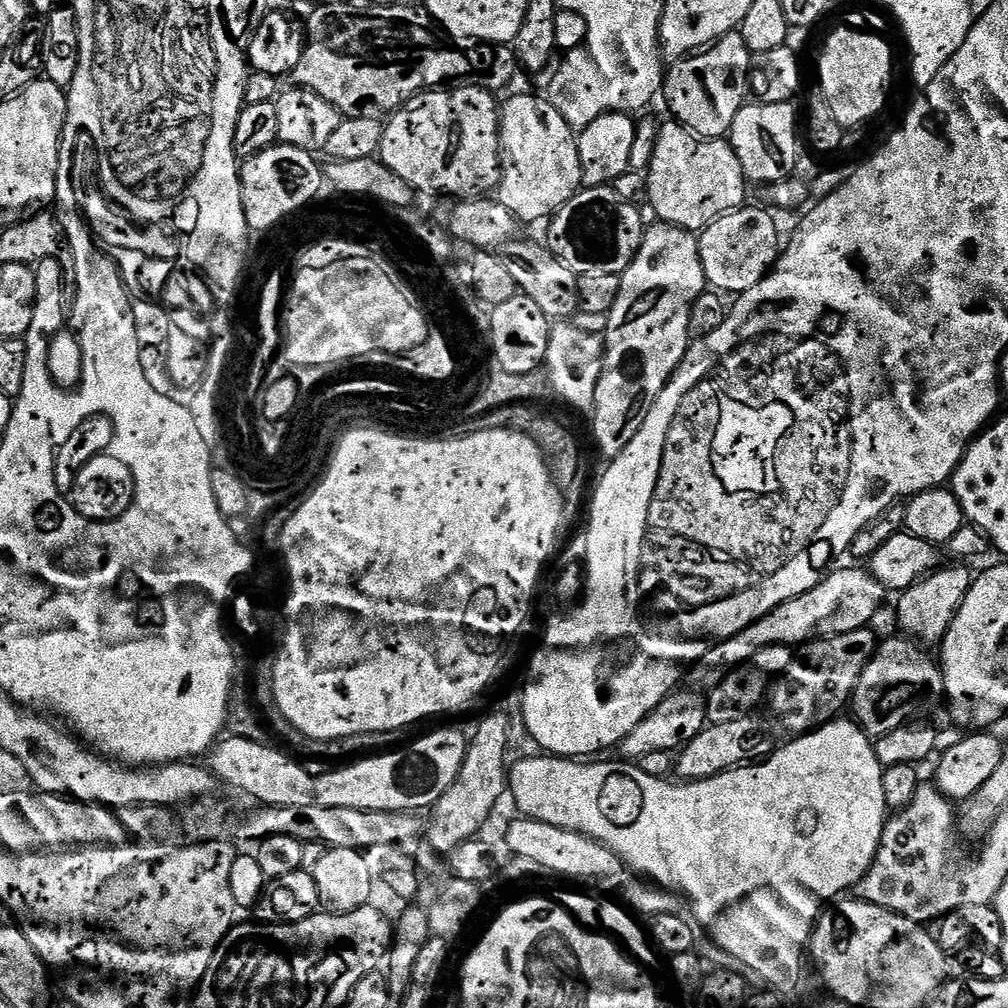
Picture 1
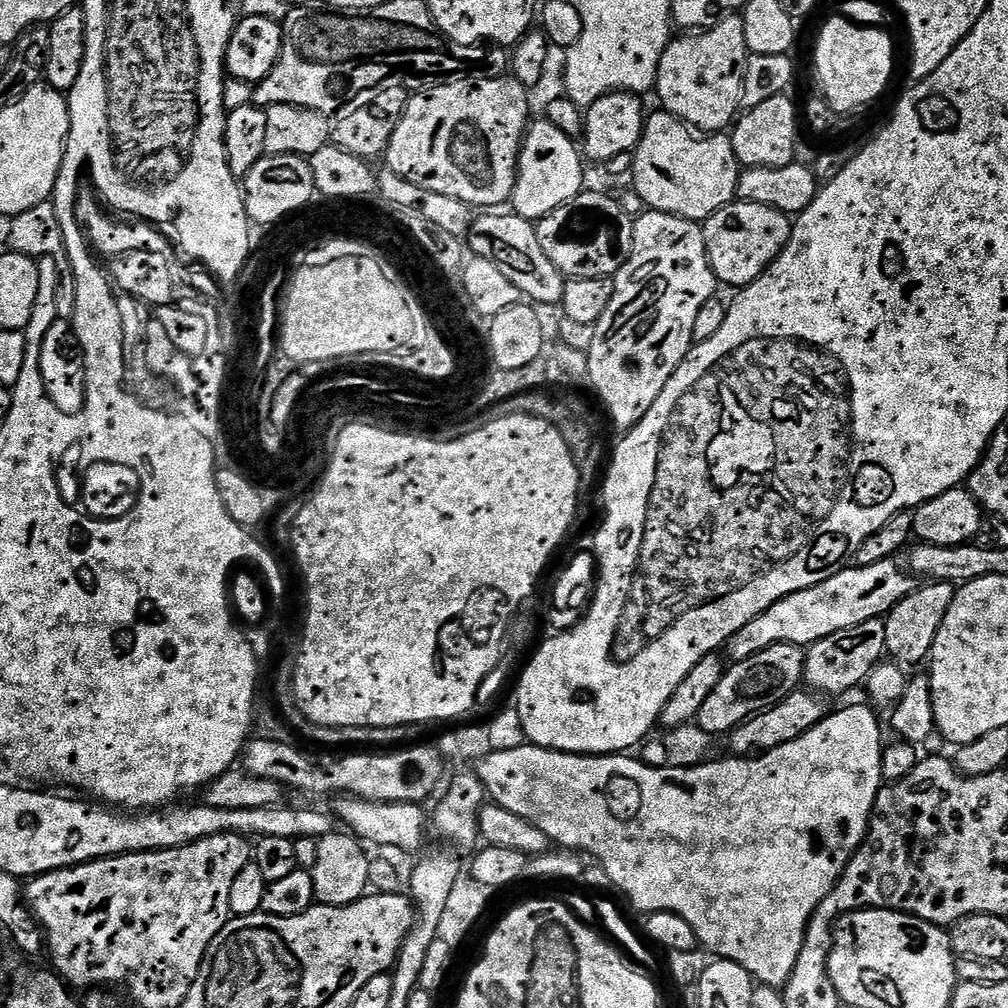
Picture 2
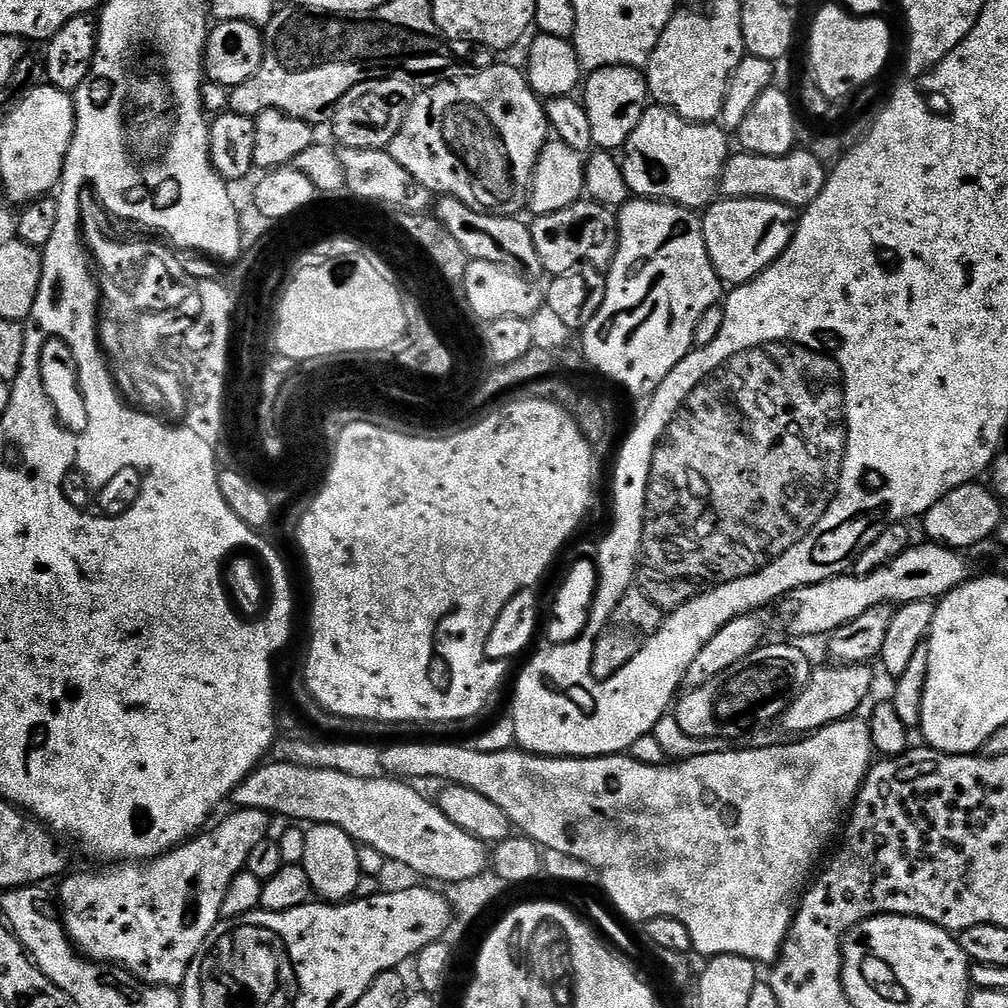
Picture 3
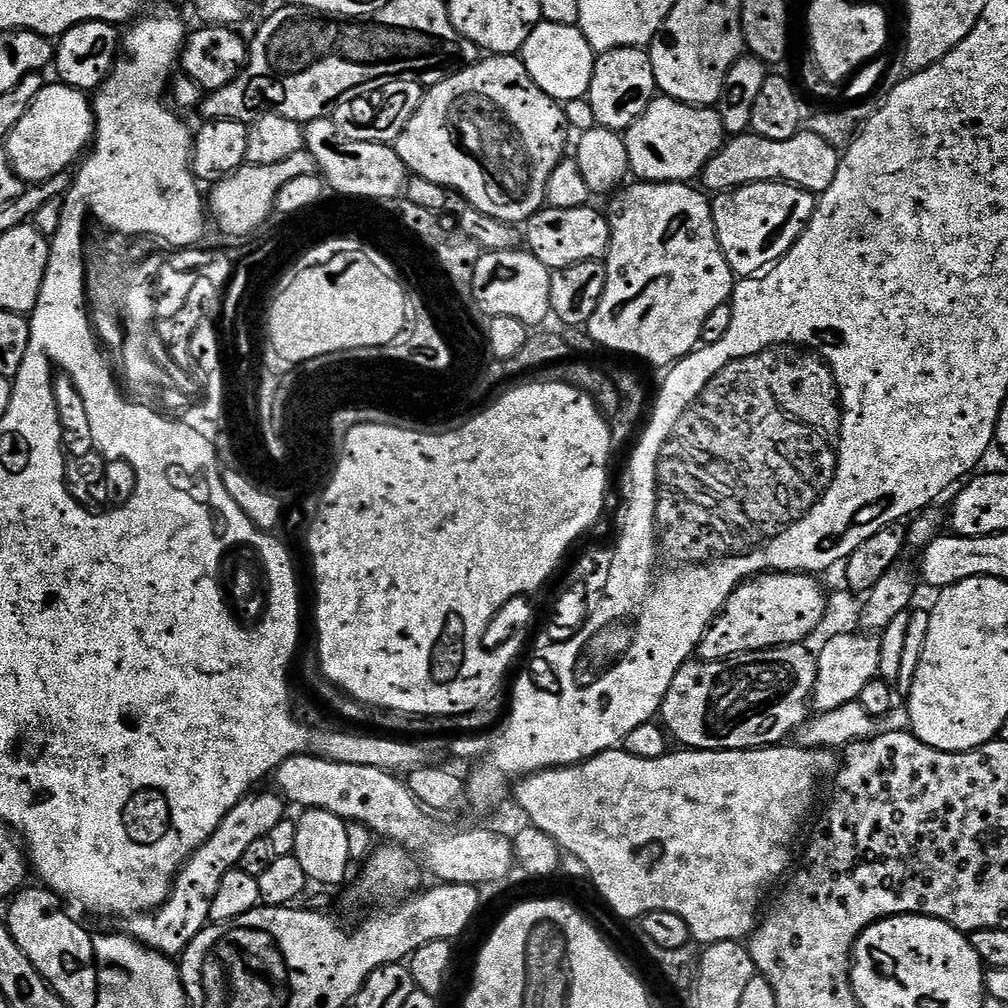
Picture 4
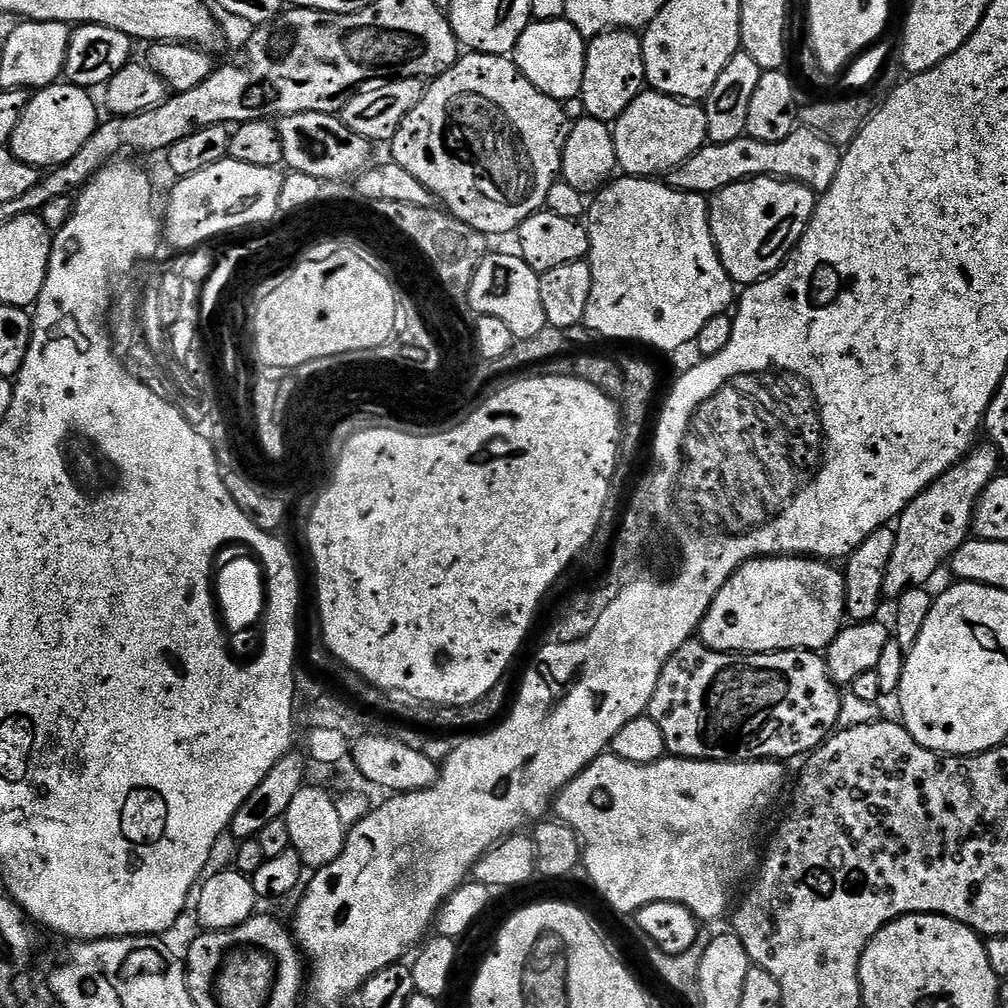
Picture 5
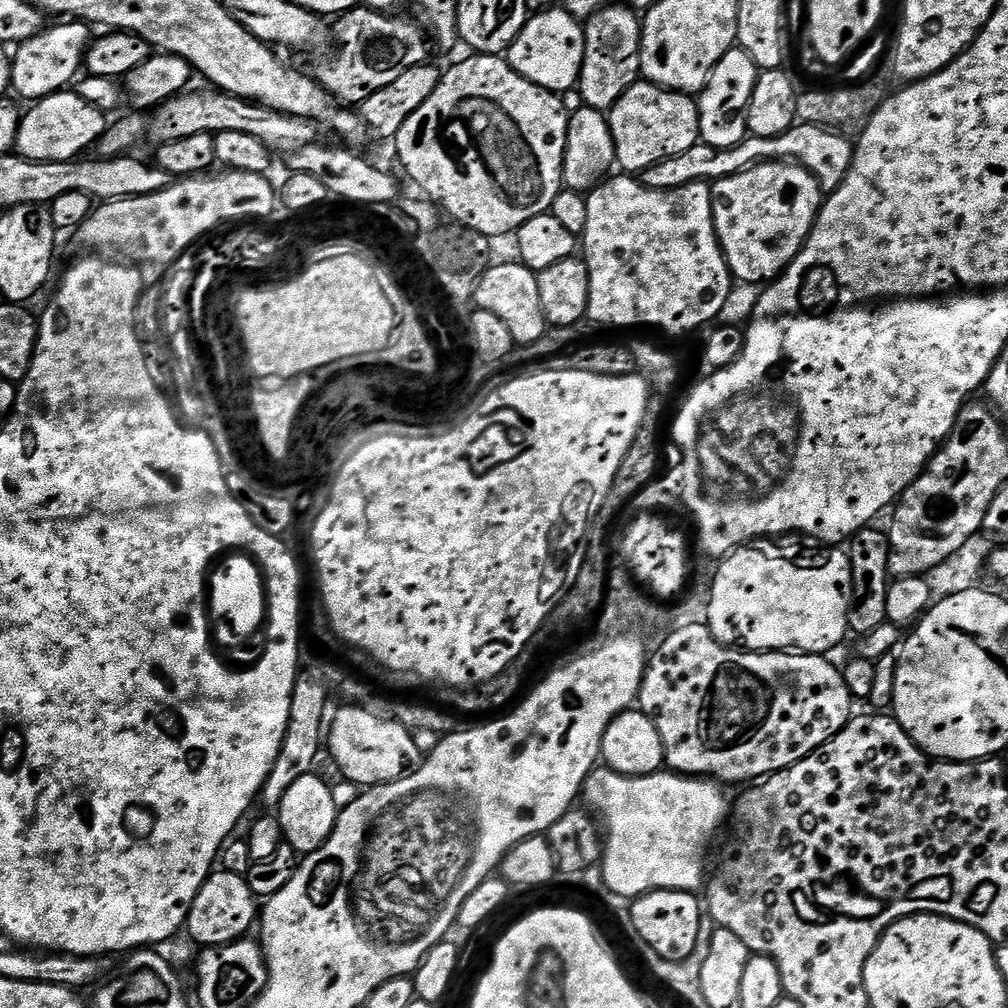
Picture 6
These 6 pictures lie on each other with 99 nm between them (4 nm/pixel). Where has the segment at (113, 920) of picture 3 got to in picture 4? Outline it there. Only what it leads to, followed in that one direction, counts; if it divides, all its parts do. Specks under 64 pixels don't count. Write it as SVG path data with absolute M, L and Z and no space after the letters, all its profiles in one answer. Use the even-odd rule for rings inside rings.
M272 790L259 791L249 792L236 803L234 810L226 814L226 818L222 818L218 830L214 830L212 837L180 869L168 897L159 908L153 908L151 912L138 912L127 921L127 935L155 952L176 958L184 953L186 946L201 930L208 927L210 902L214 902L218 882L222 882L224 875L239 865L242 853L247 847L267 838L270 830L274 830L274 826L278 826L278 822L286 818L284 797Z

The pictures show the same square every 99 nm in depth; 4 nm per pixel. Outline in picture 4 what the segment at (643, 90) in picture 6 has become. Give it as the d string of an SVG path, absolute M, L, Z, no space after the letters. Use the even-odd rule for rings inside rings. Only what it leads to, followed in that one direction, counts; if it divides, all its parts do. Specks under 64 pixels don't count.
M657 95L636 119L622 141L628 155L628 171L645 184L687 184L695 181L701 170L726 143L726 133L715 107L695 108L669 96Z

